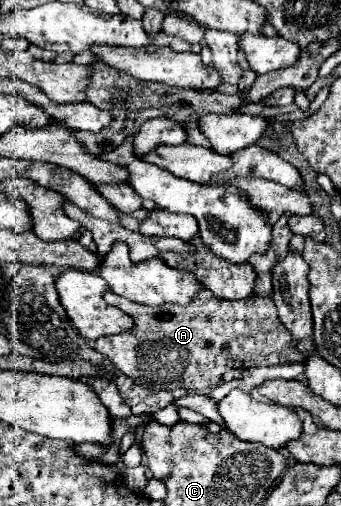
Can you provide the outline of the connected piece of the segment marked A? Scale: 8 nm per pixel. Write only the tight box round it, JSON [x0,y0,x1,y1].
[94,288,304,394]

